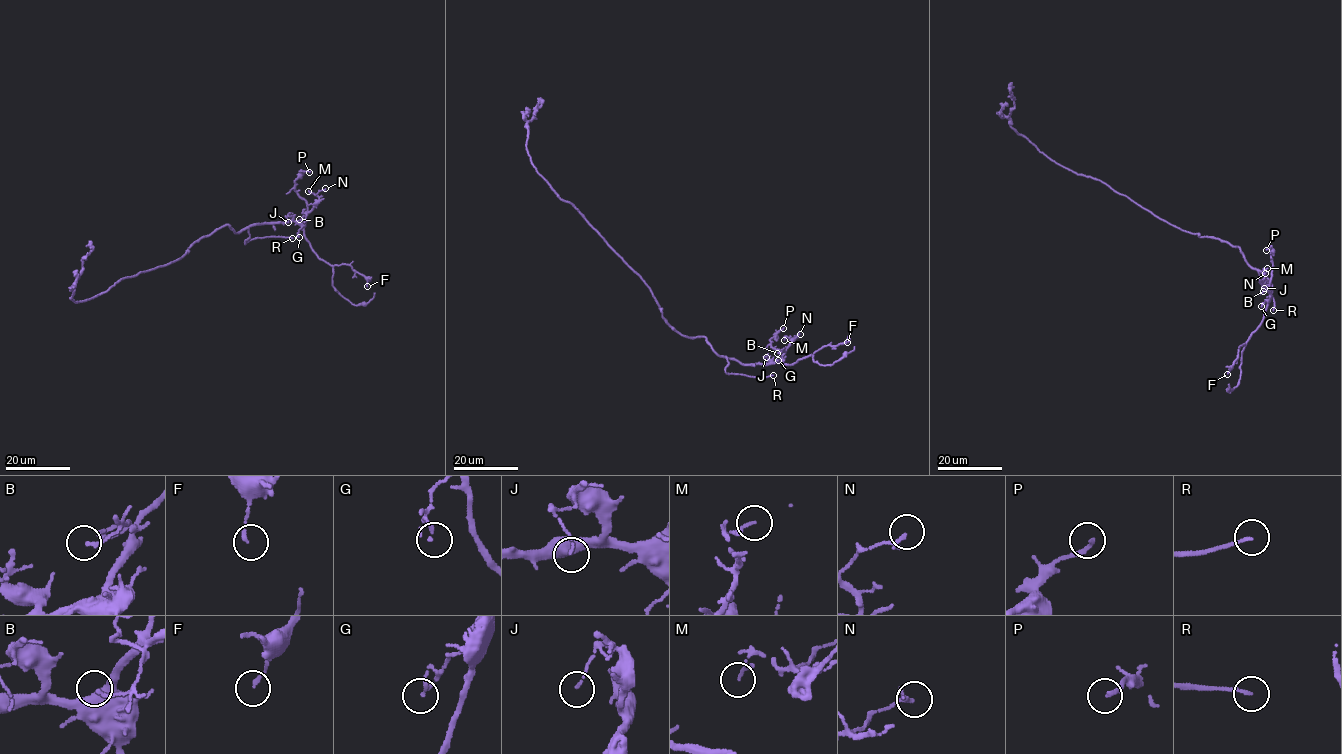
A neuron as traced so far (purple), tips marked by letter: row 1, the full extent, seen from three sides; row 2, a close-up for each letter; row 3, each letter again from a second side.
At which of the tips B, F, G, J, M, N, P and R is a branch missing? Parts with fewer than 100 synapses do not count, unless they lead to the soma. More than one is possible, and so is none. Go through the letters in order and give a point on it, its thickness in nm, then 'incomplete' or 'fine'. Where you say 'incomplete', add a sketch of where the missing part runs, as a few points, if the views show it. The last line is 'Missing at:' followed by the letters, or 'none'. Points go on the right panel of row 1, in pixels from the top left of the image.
B: (1263, 291) | 130 nm | fine
F: (1227, 374) | 130 nm | fine
G: (1261, 306) | 140 nm | fine
J: (1264, 288) | 90 nm | fine
M: (1267, 268) | 140 nm | fine
N: (1265, 273) | 180 nm | fine
P: (1266, 250) | 170 nm | fine
R: (1273, 310) | 130 nm | incomplete | (1273, 310), (1253, 337), (1248, 339), (1250, 341)
Missing at: R

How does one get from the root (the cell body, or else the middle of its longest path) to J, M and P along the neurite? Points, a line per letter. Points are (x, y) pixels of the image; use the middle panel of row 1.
J: (658, 302), (665, 322), (682, 335), (704, 337), (720, 355), (743, 364), (768, 363), (771, 360), (766, 357)
M: (658, 302), (662, 317), (676, 330), (704, 337), (720, 355), (743, 364), (778, 361), (795, 339), (784, 340)
P: (658, 302), (676, 330), (704, 337), (720, 355), (743, 364), (780, 359), (784, 351), (770, 340), (783, 328)

